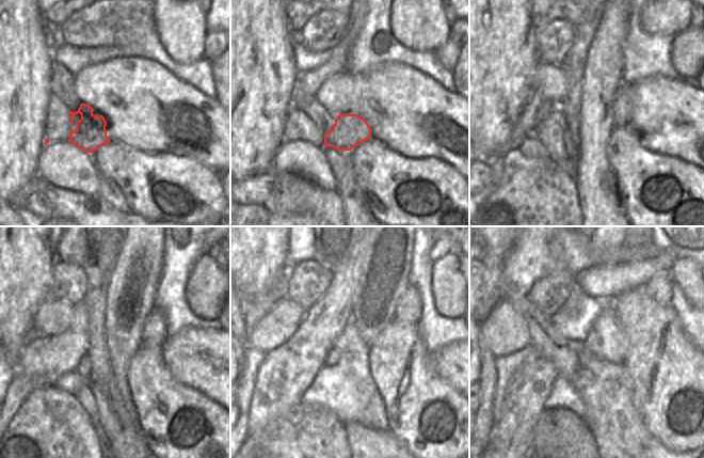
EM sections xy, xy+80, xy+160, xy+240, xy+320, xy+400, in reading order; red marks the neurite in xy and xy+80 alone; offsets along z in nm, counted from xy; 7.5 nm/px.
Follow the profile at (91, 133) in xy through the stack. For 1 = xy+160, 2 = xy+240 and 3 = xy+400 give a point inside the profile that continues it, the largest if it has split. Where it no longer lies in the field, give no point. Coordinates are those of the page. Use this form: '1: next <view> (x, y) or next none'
1: next xy+160 (623, 106)
2: next xy+240 (154, 334)
3: next xy+400 (659, 286)

